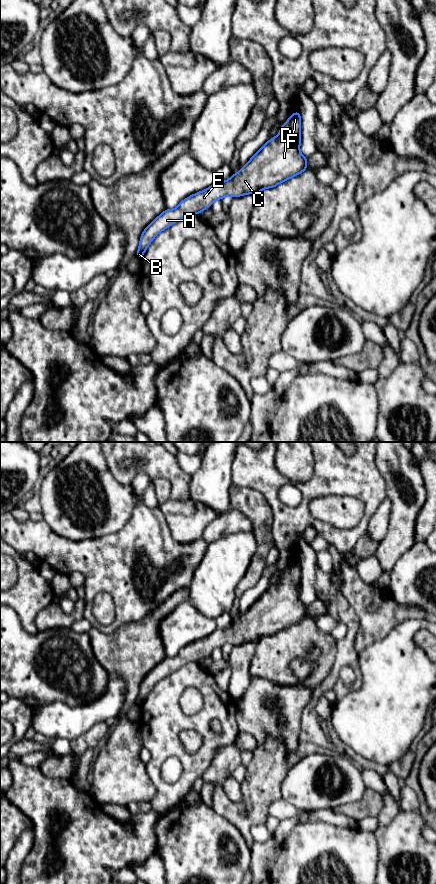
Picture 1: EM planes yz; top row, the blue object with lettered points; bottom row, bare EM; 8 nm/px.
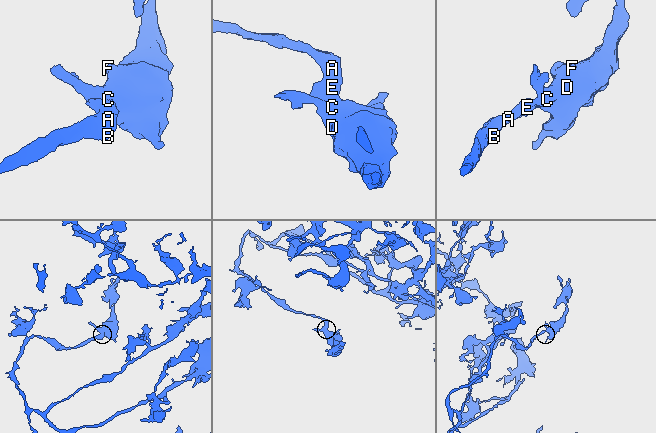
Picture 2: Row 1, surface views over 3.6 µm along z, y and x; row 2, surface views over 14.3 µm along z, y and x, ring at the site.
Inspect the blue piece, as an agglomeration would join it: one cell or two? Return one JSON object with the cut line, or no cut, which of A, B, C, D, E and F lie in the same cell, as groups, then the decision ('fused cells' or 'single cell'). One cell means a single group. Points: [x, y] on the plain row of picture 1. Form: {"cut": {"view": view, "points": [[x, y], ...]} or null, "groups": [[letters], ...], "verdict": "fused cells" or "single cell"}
{"cut": null, "groups": [["A", "B", "C", "D", "E", "F"]], "verdict": "single cell"}

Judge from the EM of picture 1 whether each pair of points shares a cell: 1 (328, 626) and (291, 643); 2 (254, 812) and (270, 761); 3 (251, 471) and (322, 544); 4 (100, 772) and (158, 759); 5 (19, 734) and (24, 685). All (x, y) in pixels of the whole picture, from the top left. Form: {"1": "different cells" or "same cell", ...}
{"1": "different cells", "2": "same cell", "3": "different cells", "4": "different cells", "5": "different cells"}

